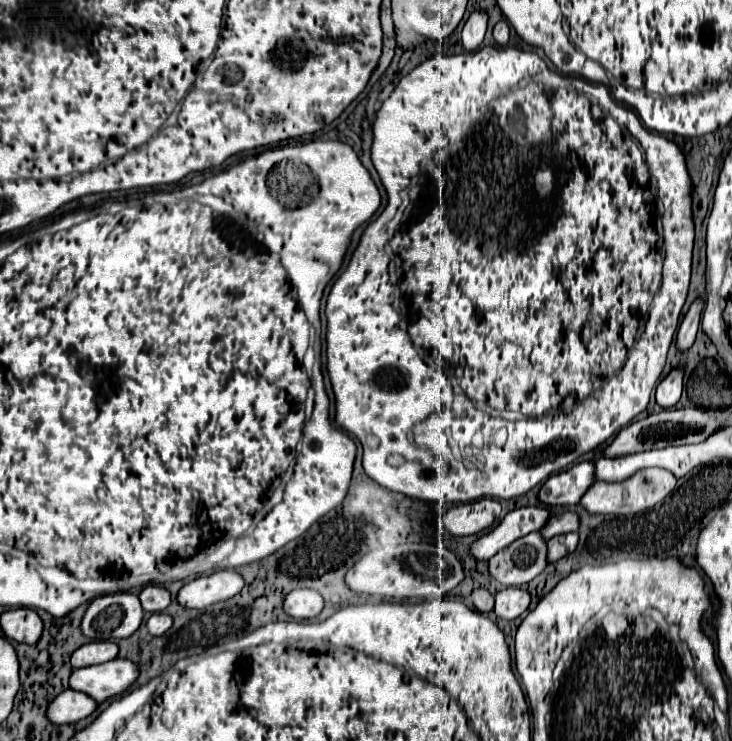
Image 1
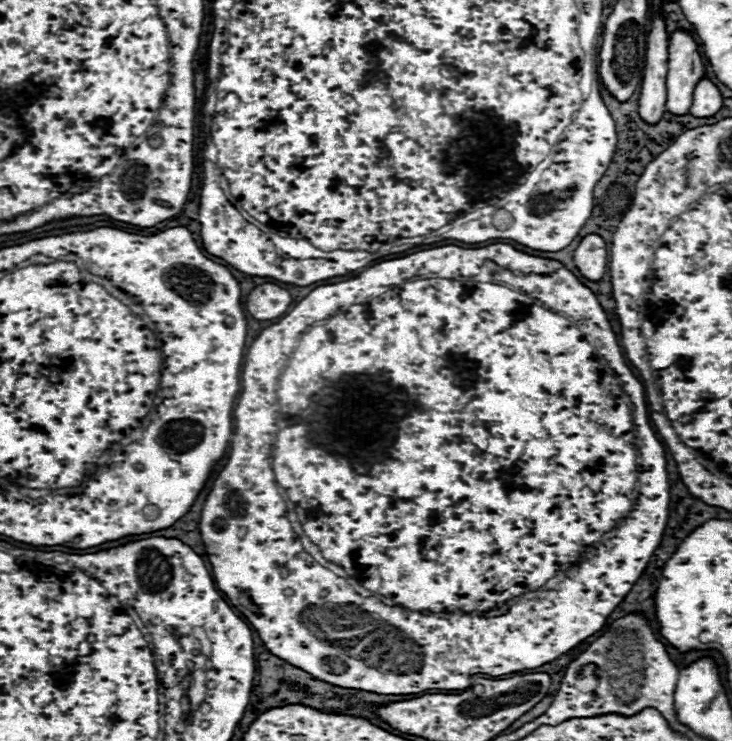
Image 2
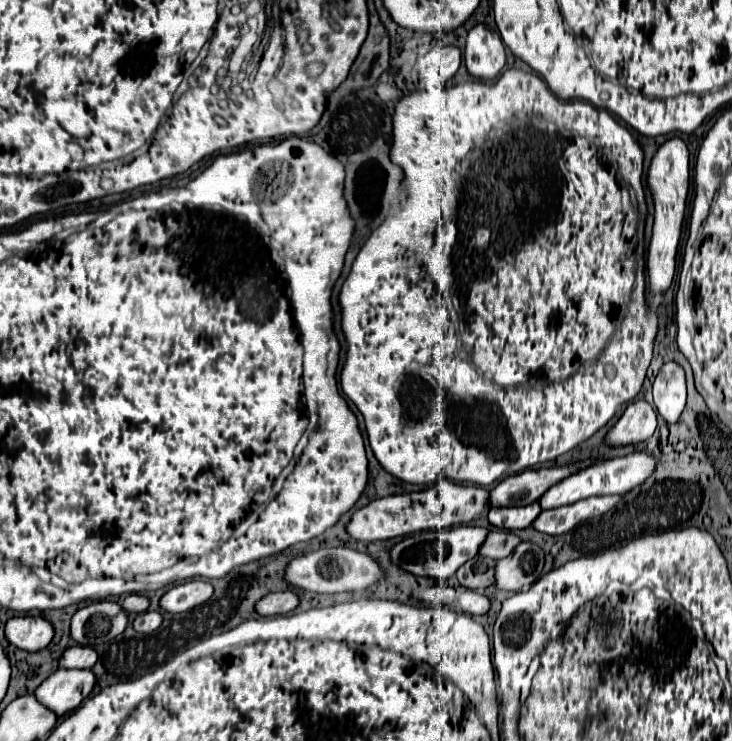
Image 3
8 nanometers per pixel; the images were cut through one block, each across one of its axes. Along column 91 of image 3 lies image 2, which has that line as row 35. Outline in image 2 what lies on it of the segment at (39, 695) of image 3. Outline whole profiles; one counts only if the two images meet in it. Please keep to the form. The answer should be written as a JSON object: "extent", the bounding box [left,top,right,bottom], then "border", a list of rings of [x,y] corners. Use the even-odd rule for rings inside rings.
{"extent":[666,30,704,114],"border":[[[676,30],[670,36],[670,58],[668,58],[668,104],[666,110],[686,114],[692,104],[692,94],[698,80],[704,76],[704,62],[698,52],[694,36],[686,30]]]}

